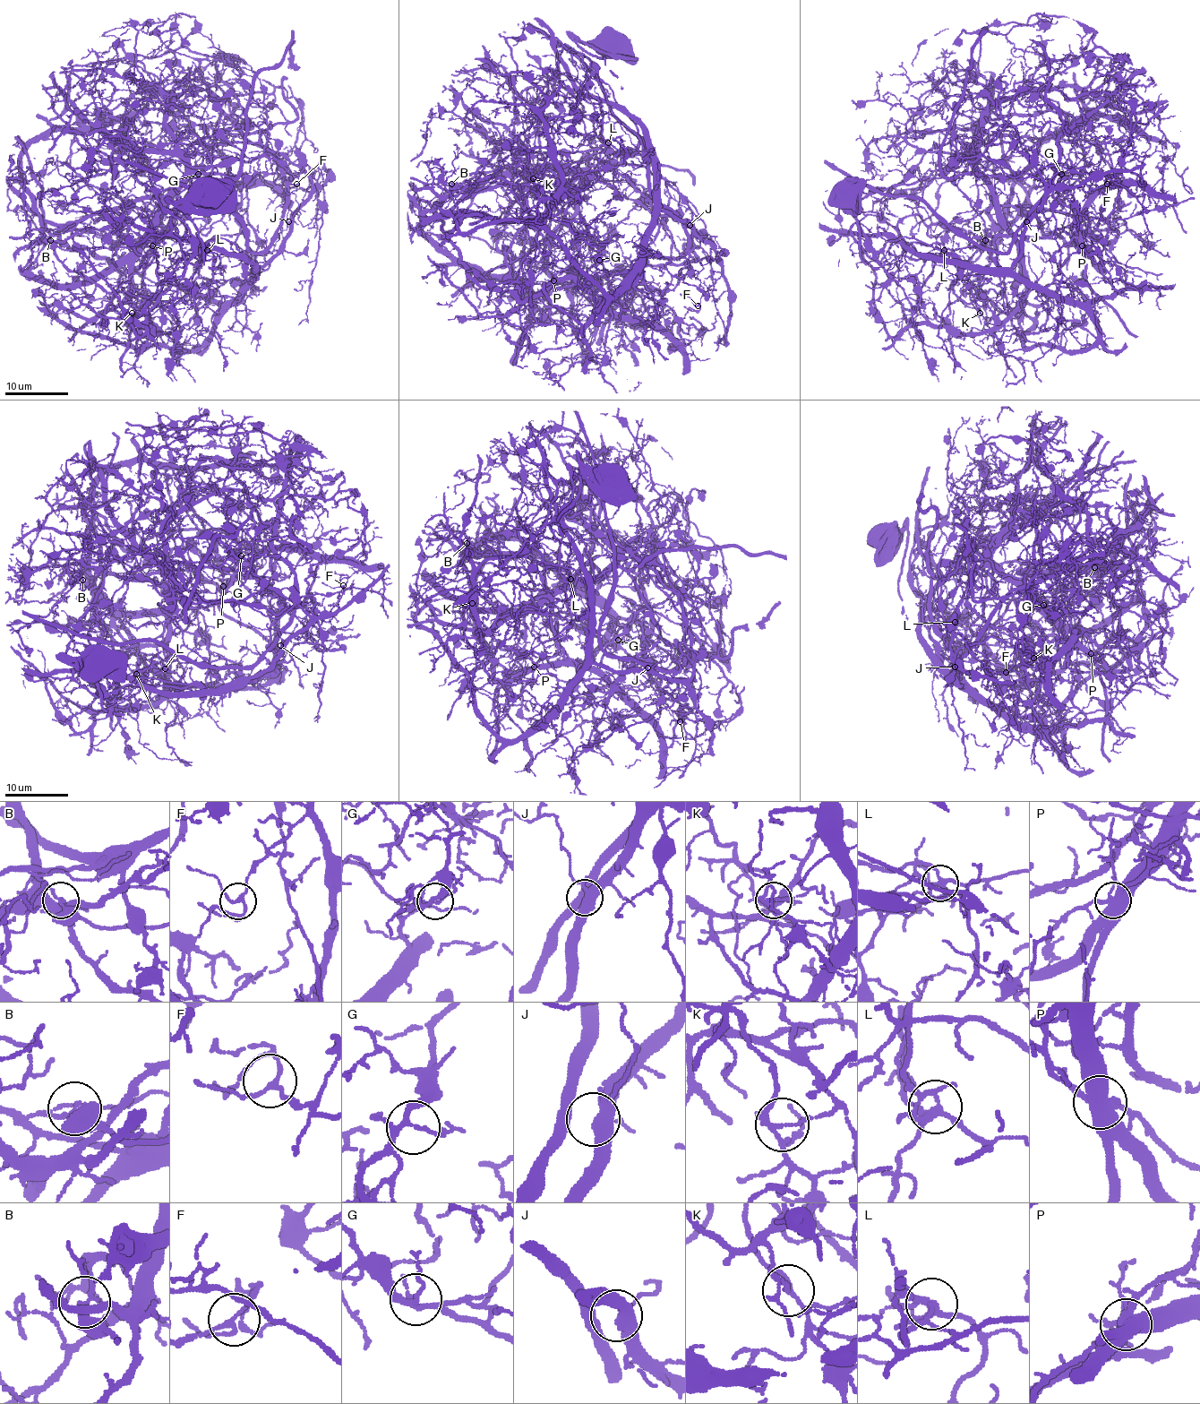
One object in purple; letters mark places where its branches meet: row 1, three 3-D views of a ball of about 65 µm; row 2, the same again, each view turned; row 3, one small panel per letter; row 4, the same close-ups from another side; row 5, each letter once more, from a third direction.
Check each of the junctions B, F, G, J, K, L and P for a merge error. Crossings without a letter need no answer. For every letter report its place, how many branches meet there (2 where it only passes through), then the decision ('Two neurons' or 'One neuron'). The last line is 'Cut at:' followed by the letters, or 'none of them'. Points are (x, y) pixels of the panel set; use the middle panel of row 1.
B: Place: (451, 184). Branches: 2. Two neurons
F: Place: (698, 305). Branches: 3. One neuron
G: Place: (599, 260). Branches: 4. One neuron
J: Place: (690, 225). Branches: 5. One neuron
K: Place: (533, 178). Branches: 3. Two neurons
L: Place: (608, 142). Branches: 5. Two neurons
P: Place: (553, 280). Branches: 5. Two neurons
Cut at: B, K, L, P

